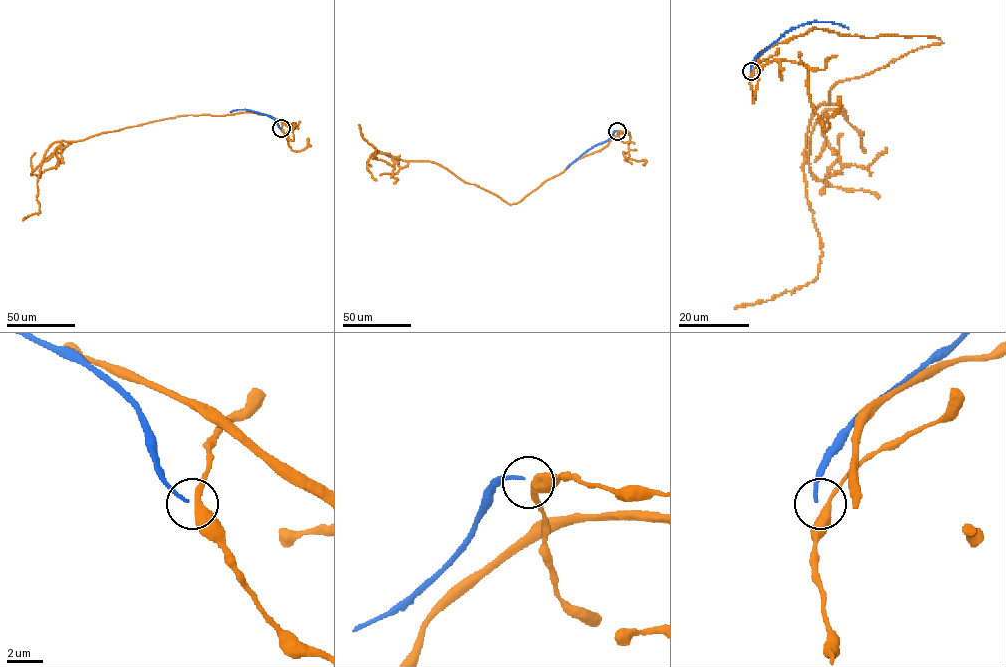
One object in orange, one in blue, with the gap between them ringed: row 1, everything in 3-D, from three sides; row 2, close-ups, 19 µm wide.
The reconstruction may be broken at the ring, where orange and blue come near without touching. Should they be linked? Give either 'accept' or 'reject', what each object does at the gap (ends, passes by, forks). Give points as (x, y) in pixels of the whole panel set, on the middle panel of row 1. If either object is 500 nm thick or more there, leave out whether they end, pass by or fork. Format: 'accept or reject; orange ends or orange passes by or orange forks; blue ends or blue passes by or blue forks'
reject; orange passes by; blue ends

